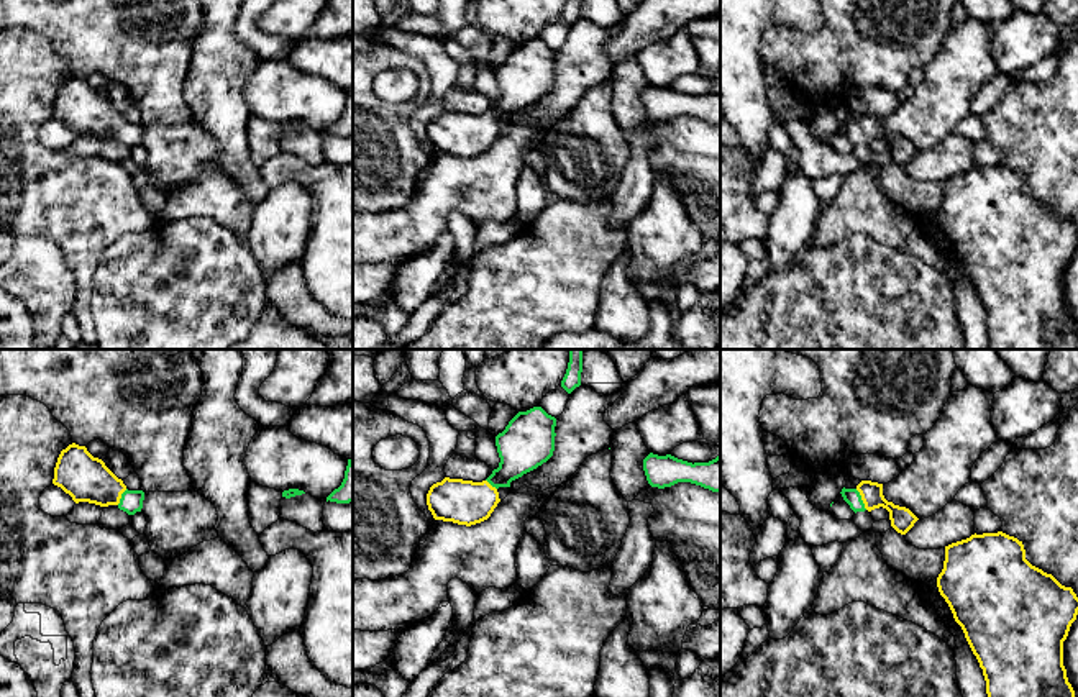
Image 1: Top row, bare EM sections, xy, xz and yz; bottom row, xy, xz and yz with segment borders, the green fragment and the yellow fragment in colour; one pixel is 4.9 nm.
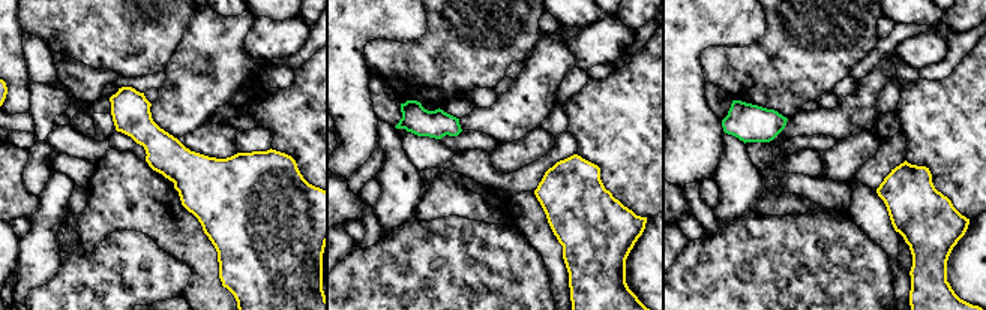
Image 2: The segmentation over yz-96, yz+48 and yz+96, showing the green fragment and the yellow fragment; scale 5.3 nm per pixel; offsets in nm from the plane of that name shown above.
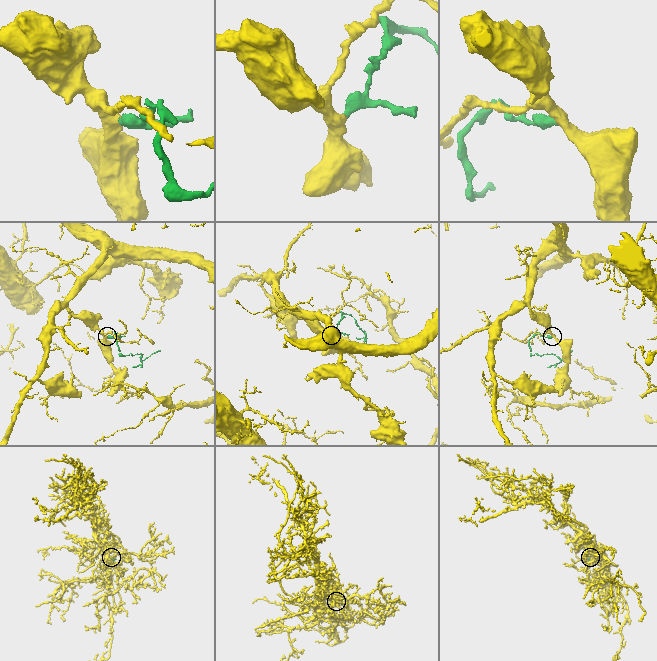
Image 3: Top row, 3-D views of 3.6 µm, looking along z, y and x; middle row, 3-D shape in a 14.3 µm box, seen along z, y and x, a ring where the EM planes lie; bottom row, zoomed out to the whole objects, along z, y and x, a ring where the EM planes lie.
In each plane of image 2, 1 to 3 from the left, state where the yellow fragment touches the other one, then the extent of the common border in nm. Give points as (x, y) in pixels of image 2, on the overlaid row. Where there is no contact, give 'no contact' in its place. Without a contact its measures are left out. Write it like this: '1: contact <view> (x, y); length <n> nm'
1: no contact
2: no contact
3: no contact

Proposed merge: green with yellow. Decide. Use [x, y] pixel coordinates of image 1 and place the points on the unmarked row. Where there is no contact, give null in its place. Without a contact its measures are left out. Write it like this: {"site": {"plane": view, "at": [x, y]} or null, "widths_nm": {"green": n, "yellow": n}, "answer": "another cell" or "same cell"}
{"site": {"plane": "yz", "at": [860, 132]}, "widths_nm": {"green": 80, "yellow": 110}, "answer": "same cell"}

